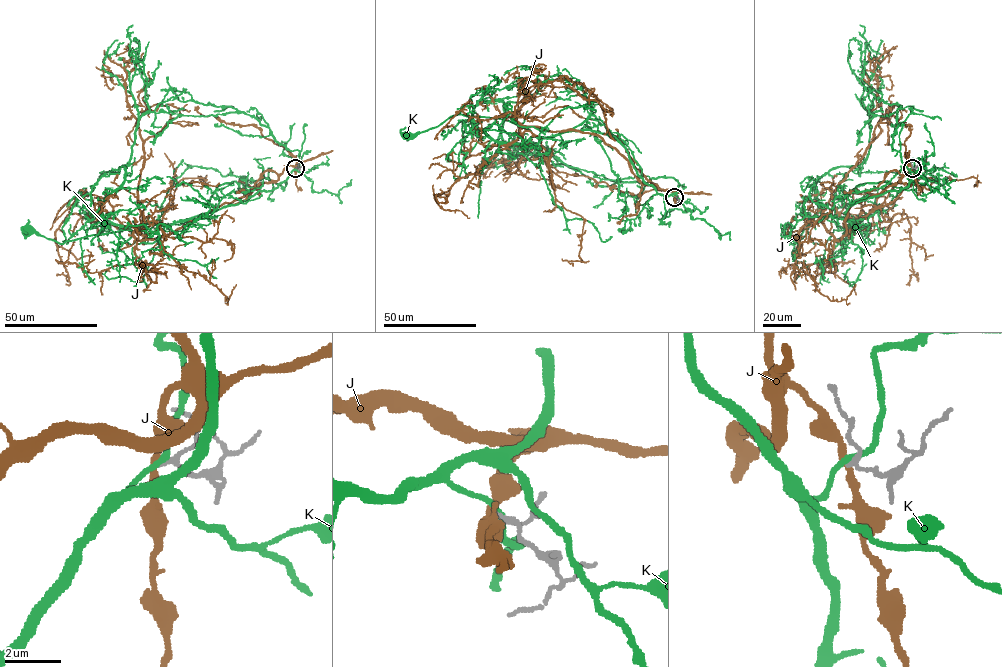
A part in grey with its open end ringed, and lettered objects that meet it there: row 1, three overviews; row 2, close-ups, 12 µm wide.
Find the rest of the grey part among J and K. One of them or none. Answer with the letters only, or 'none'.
none

